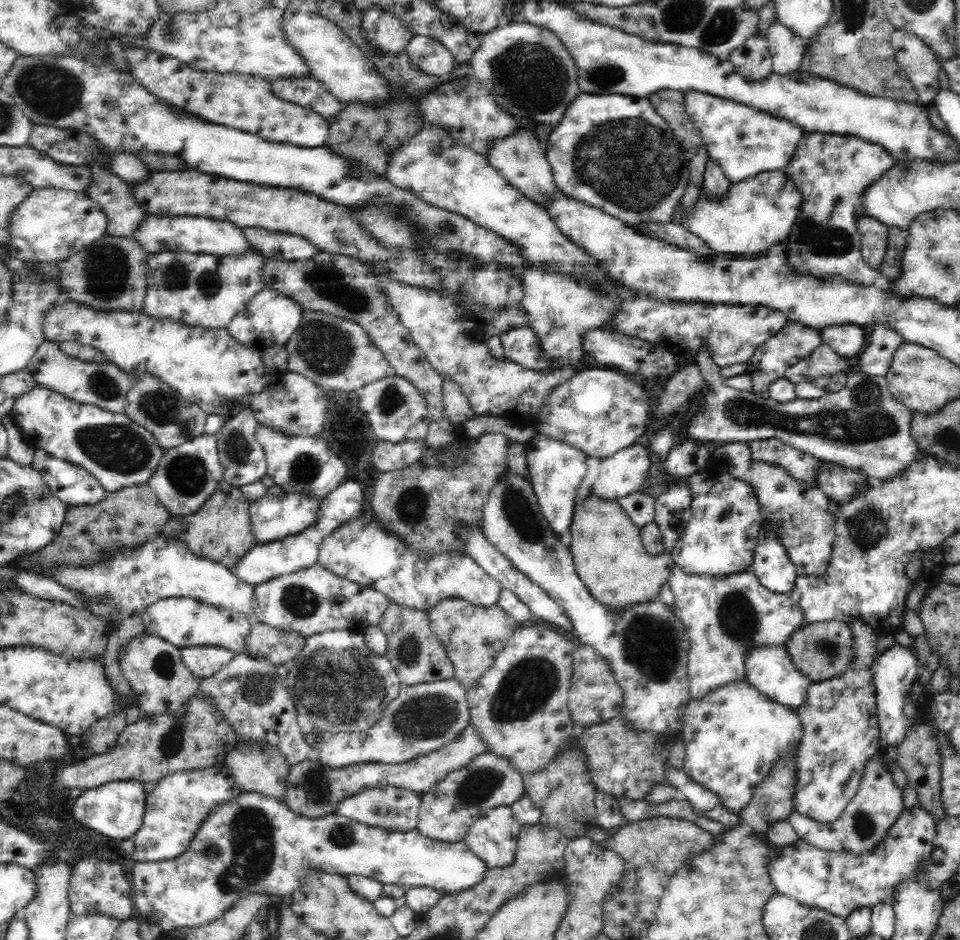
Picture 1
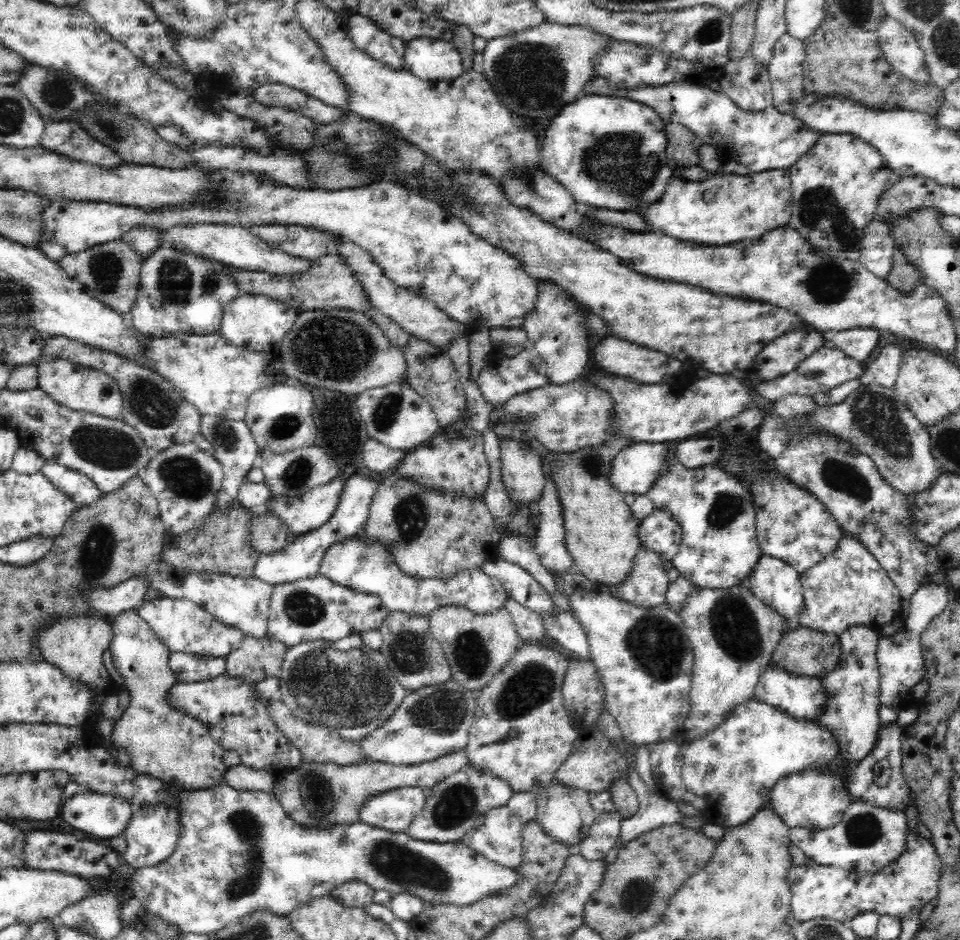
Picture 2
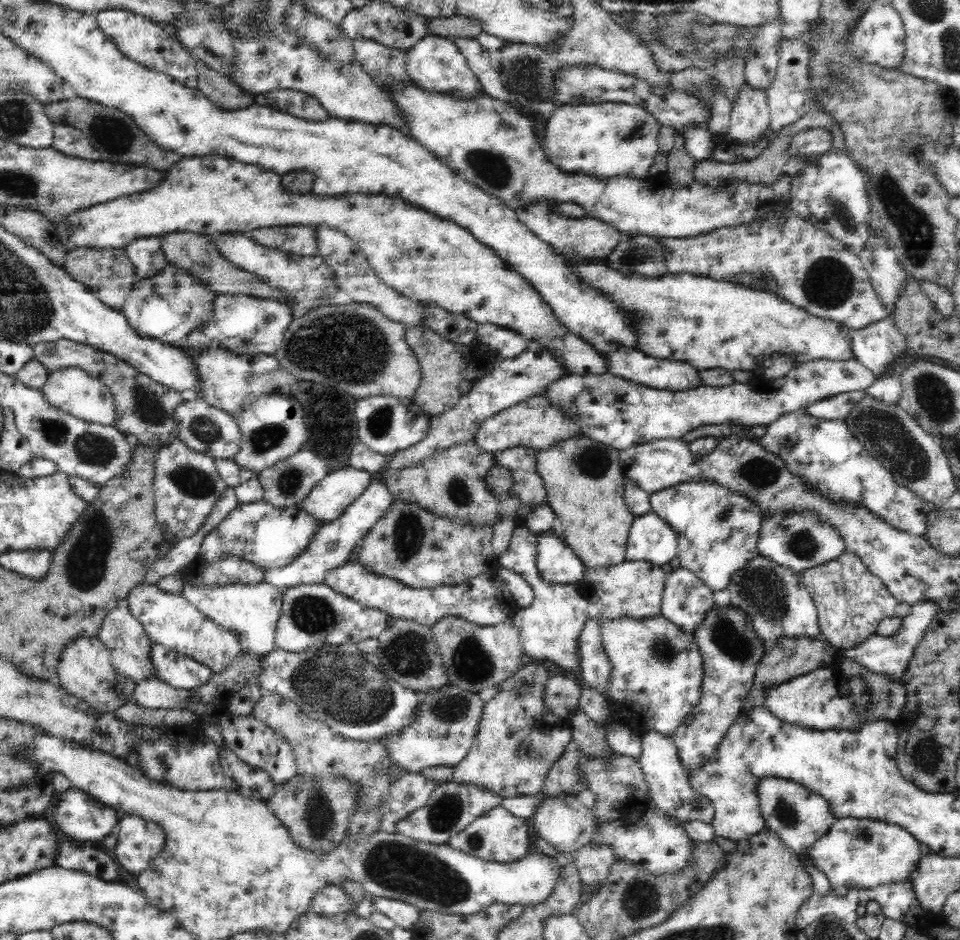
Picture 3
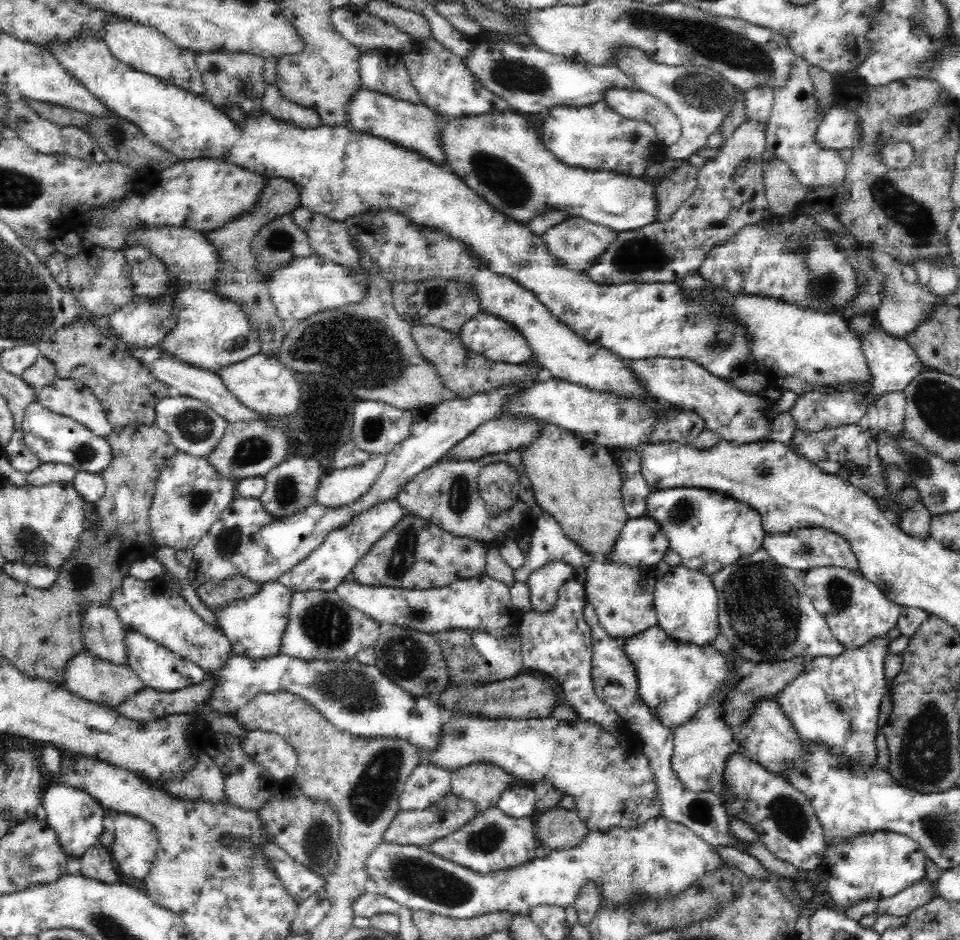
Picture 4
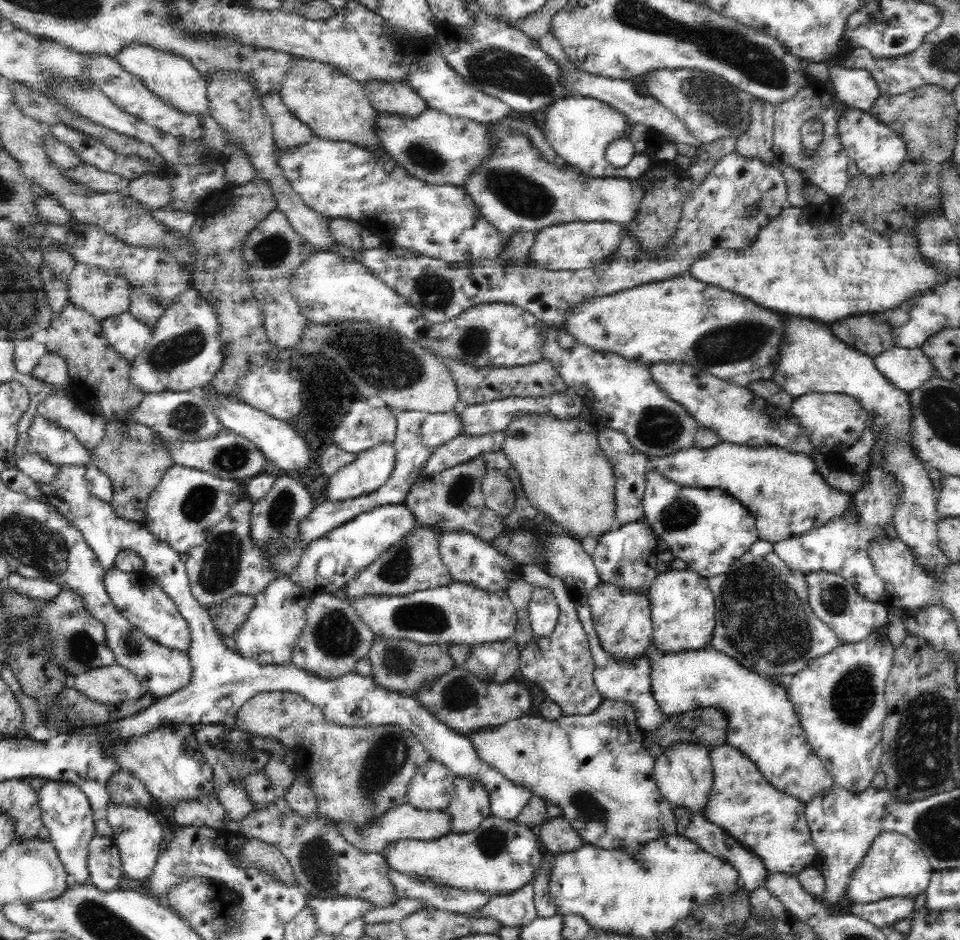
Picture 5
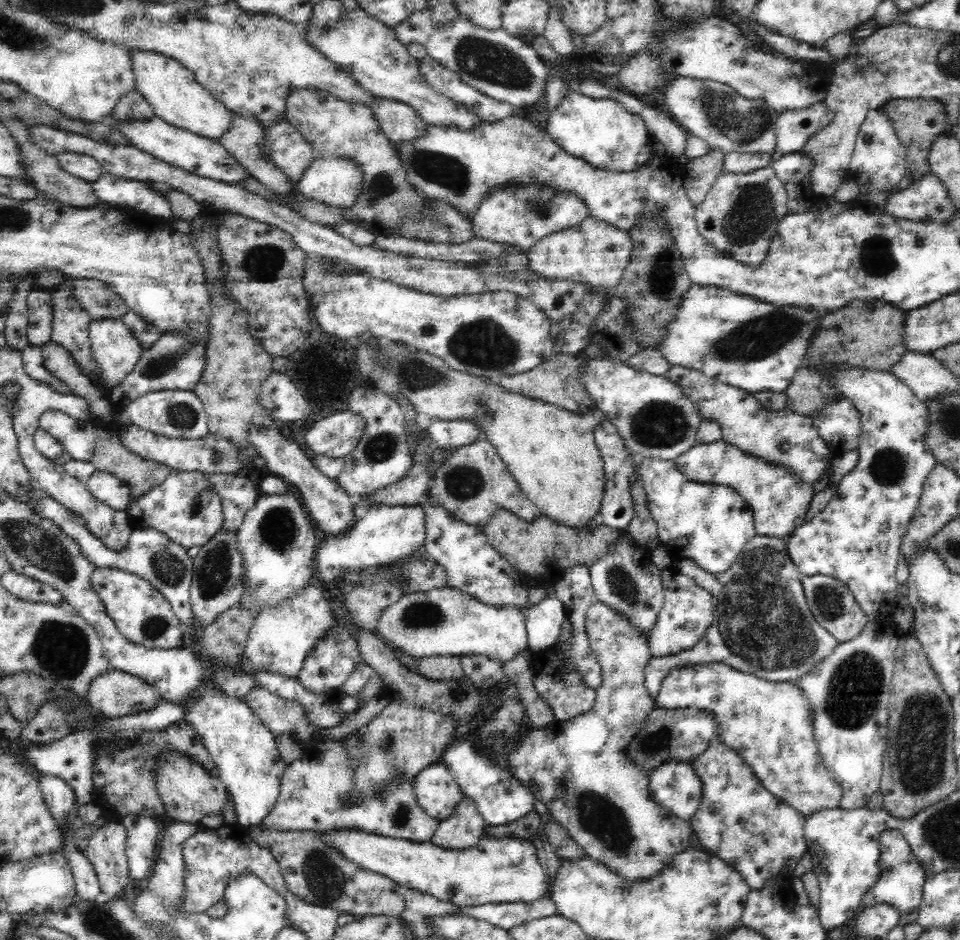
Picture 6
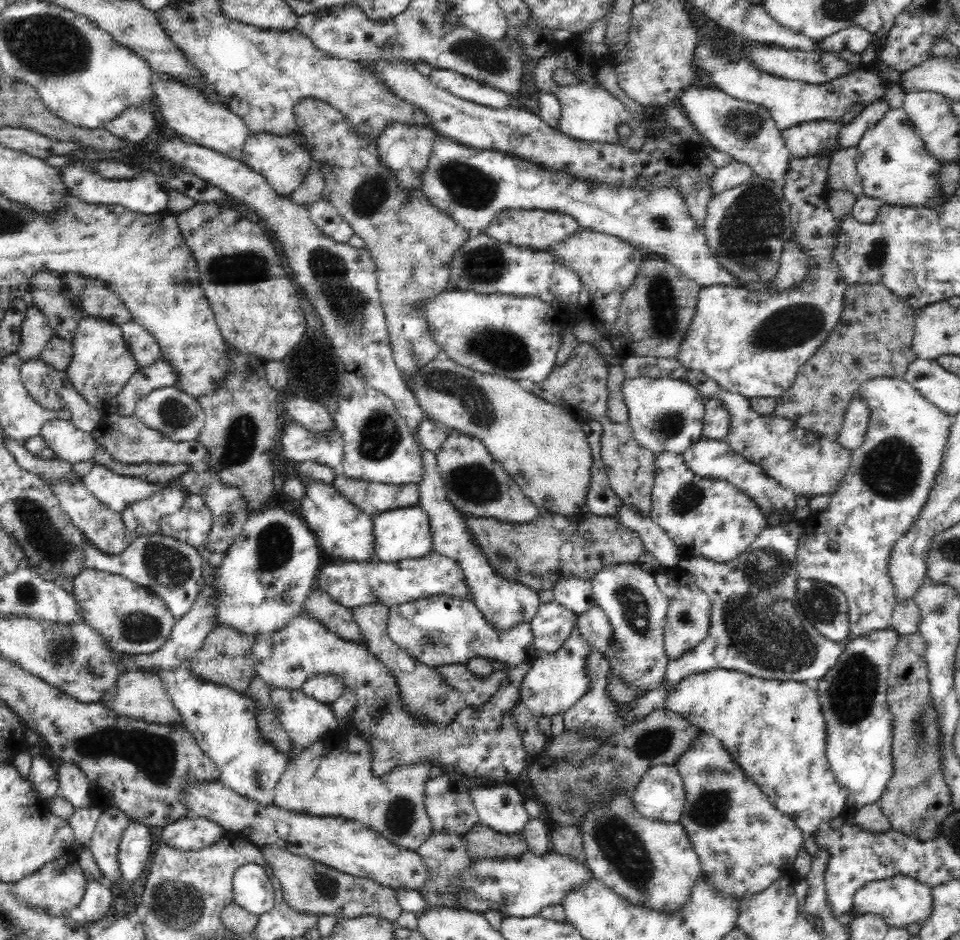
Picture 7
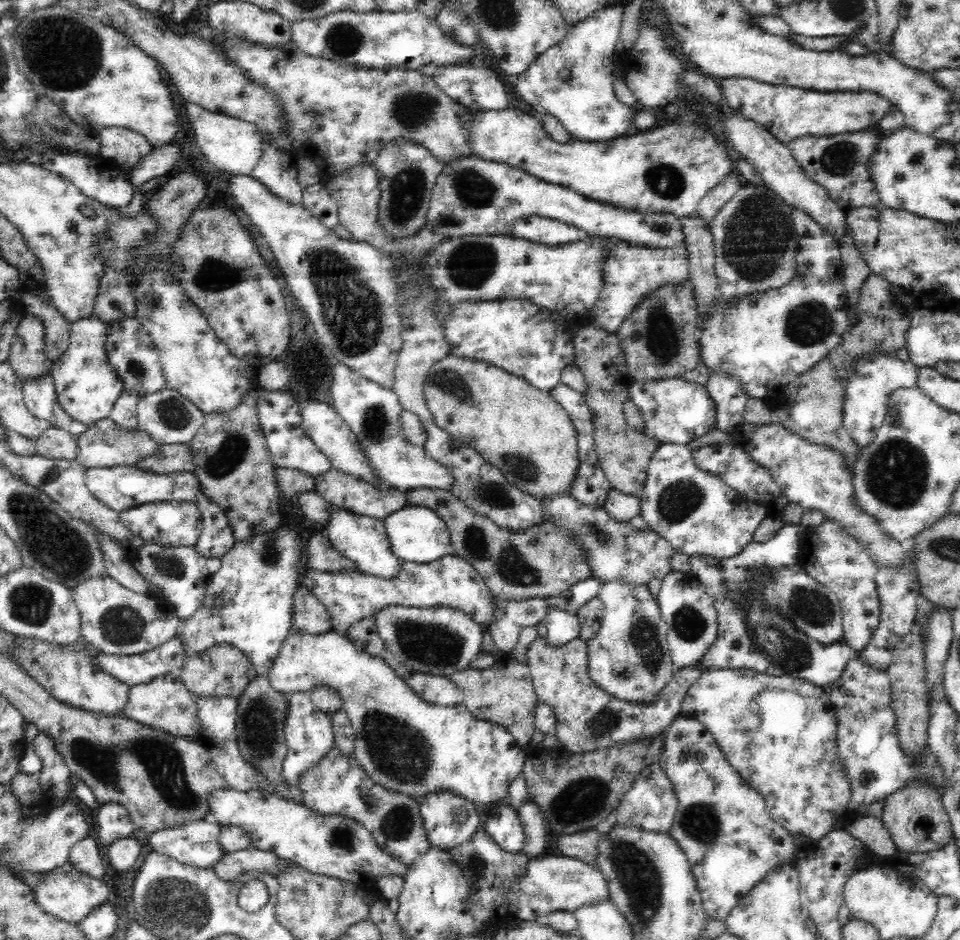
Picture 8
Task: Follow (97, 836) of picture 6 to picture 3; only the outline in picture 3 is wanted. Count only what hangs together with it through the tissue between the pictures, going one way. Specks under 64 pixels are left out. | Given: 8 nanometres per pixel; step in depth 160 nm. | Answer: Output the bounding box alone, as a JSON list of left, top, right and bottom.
[57,840,120,882]

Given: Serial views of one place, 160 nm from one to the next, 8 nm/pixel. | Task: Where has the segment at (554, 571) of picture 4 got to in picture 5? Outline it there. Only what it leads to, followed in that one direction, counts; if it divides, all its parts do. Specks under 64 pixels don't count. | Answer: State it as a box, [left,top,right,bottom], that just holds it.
[529,587,560,640]

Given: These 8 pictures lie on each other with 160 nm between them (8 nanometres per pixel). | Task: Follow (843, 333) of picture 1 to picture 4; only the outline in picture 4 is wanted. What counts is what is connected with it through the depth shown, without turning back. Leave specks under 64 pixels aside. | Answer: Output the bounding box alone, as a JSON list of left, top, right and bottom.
[861,329,924,404]

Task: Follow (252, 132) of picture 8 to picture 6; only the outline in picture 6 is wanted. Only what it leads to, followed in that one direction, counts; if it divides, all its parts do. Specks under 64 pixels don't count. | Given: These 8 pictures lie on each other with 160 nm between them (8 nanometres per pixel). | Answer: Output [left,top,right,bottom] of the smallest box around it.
[132,50,232,142]

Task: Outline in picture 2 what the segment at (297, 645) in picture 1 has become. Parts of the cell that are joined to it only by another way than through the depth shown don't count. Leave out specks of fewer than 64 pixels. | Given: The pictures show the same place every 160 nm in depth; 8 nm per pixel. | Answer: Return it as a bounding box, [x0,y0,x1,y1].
[224,636,286,683]

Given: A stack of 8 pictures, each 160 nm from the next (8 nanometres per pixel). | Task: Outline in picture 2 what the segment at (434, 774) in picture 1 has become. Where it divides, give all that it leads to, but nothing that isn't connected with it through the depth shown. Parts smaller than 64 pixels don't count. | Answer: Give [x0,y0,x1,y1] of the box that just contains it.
[272,749,468,830]

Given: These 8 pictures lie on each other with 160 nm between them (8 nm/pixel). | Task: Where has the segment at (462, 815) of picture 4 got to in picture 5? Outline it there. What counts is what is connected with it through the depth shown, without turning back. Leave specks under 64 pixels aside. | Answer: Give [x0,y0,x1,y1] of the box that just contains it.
[324,802,450,853]

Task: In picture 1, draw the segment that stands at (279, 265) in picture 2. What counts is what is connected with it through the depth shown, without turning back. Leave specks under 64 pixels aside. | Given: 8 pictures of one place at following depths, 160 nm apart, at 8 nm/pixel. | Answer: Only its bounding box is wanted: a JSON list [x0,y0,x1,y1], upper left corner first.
[135,215,254,257]

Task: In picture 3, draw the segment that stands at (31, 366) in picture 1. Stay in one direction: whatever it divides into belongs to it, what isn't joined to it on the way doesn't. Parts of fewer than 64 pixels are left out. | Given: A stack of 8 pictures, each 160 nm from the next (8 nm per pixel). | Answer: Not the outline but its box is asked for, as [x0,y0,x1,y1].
[41,368,114,426]

